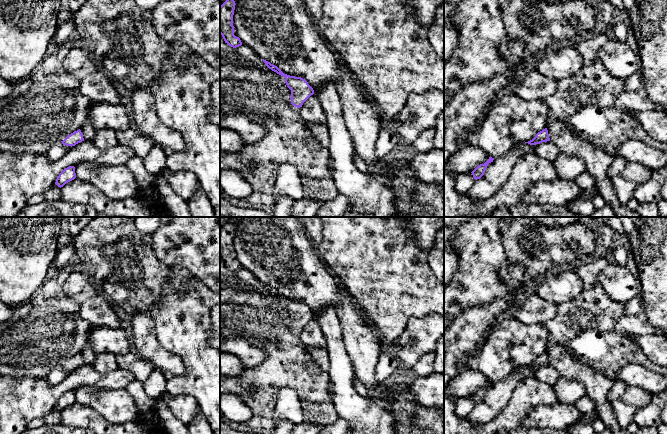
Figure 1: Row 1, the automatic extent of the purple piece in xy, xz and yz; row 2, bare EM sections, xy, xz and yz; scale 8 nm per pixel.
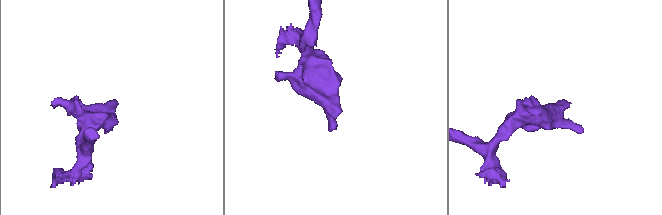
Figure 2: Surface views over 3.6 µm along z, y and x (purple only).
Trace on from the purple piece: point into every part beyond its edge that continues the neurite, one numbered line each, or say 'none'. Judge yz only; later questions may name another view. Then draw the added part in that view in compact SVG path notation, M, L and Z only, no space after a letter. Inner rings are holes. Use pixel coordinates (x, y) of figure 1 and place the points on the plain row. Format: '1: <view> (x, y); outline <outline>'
none

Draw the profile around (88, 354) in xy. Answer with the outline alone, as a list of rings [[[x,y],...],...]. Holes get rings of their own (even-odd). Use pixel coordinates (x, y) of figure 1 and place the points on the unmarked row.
[[[87,343],[83,350],[81,351],[81,356],[83,358],[84,365],[92,366],[97,354],[92,349],[91,345]]]

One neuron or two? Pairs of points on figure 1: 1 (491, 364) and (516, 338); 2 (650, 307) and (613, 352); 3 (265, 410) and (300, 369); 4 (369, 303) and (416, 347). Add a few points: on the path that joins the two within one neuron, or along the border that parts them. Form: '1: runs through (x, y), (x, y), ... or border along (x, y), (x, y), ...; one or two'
1: runs through (498, 356), (506, 347), (508, 341); one
2: border along (640, 296), (643, 309); two
3: runs through (265, 398), (288, 374); one
4: border along (420, 318), (409, 318), (404, 330), (388, 345); two

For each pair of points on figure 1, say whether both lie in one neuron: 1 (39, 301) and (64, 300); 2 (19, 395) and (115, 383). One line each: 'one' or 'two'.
1: one
2: one

